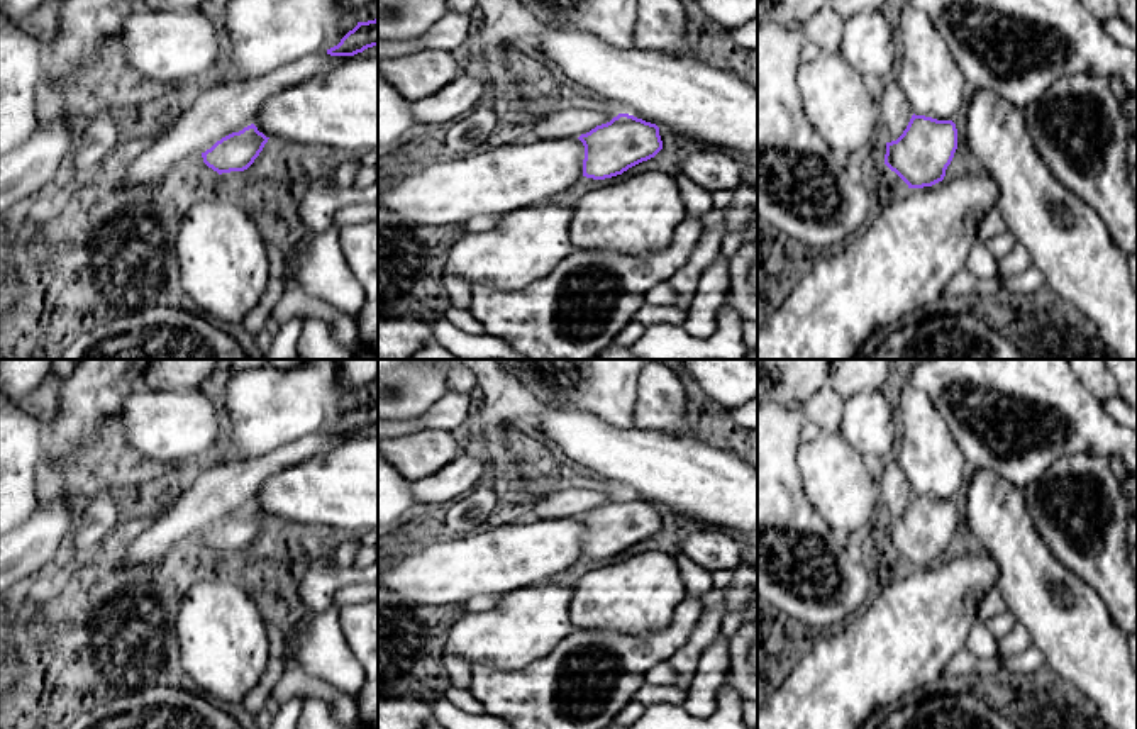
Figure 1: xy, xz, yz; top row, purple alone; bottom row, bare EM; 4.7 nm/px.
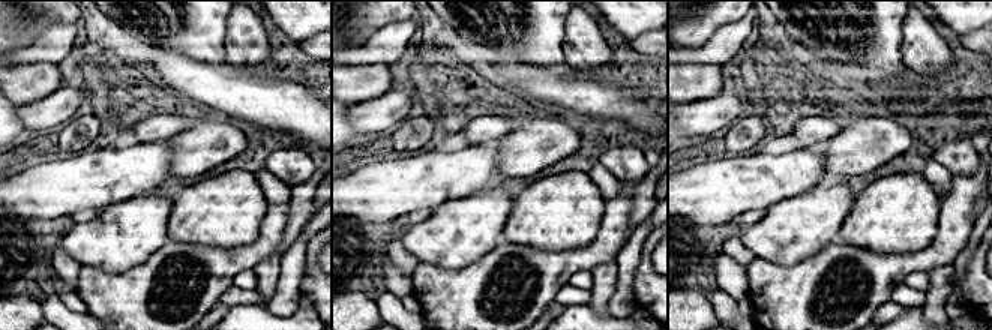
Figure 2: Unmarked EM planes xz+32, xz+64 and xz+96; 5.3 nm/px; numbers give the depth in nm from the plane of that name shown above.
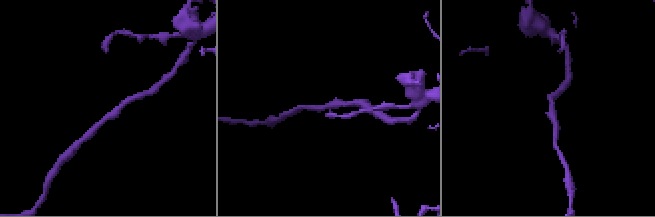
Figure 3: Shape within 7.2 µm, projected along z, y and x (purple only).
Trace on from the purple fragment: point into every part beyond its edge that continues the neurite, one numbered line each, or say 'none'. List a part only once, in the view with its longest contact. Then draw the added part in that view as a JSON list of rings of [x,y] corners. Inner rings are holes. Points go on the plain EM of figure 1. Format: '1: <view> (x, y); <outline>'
1: xy (214, 490); [[[378,426],[354,436],[330,436],[320,429],[264,456],[197,468],[156,505],[156,520],[134,539],[119,568],[161,559],[181,539],[202,534],[222,517],[251,505],[266,478],[358,437],[378,437]]]

